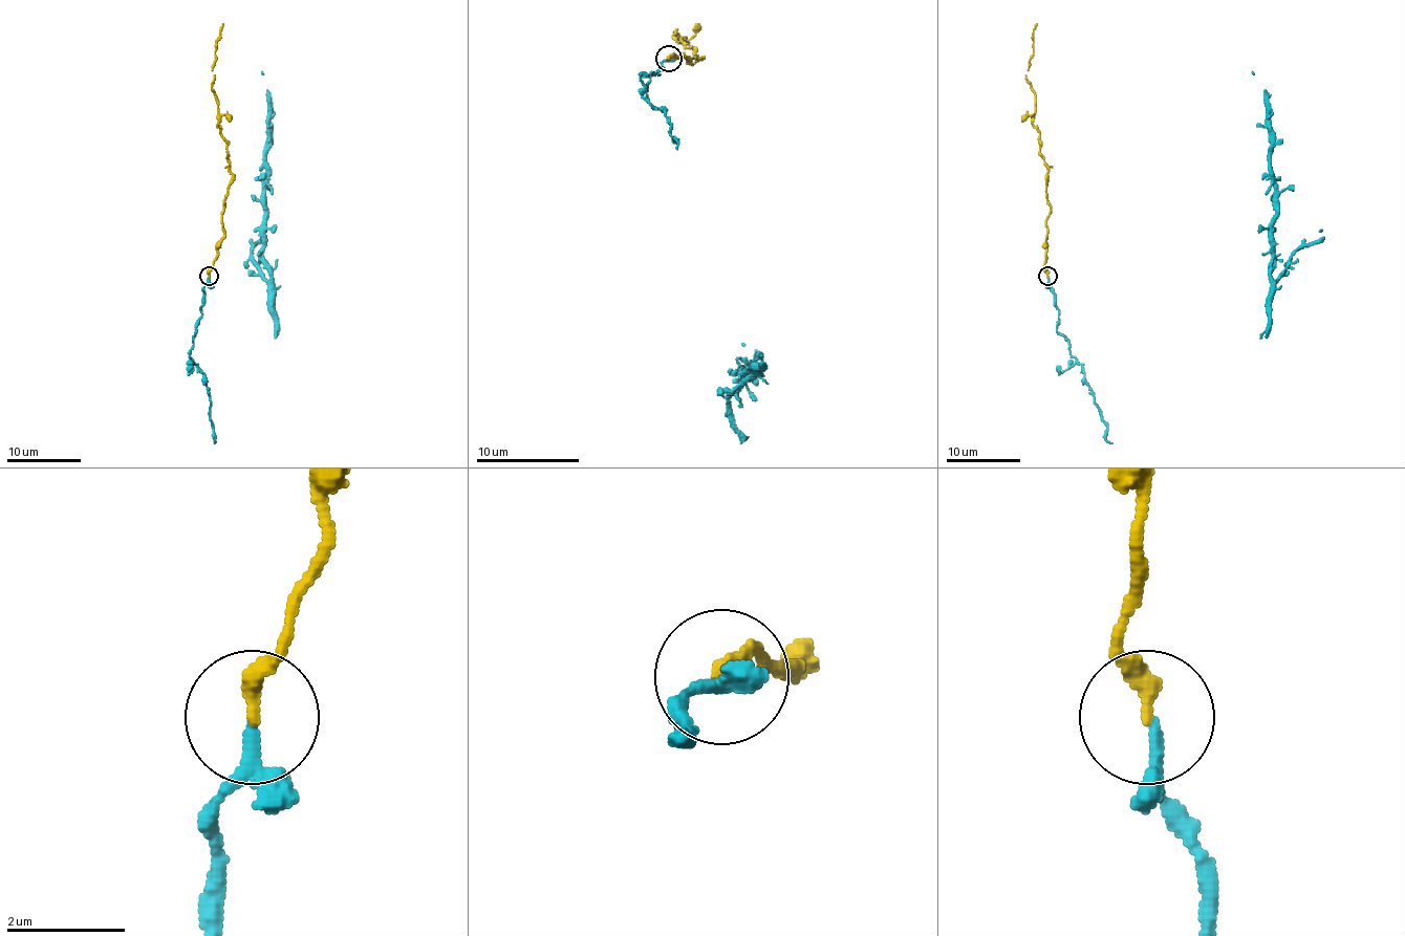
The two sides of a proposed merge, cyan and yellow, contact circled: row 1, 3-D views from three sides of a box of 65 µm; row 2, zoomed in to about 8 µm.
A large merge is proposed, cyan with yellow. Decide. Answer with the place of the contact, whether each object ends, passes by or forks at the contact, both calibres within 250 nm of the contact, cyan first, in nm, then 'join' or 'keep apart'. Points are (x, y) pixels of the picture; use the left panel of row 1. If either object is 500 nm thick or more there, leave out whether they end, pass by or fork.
(209, 276) | cyan passes by | yellow ends | 150/300 nm | join

